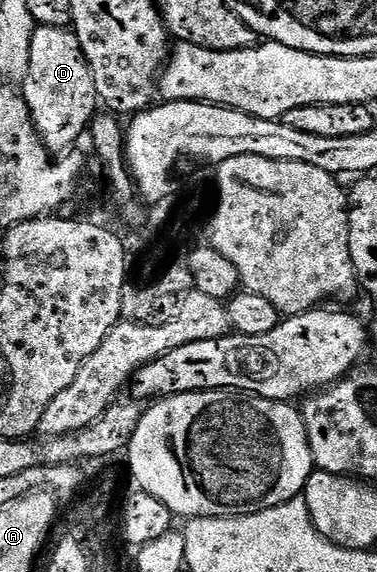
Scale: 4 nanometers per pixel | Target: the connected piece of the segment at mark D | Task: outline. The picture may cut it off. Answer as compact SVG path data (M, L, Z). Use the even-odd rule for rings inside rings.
M36 26L33 33L33 45L29 45L29 73L21 81L21 94L25 105L31 110L31 120L46 145L52 153L67 153L79 138L84 138L90 128L92 119L100 110L97 85L93 85L93 73L89 69L89 61L85 61L85 53L81 49L81 41L77 41L71 27Z

